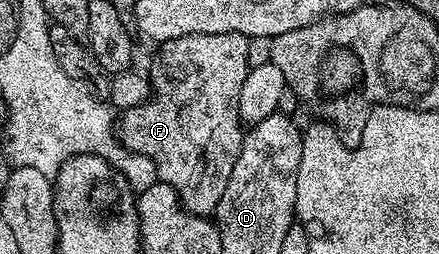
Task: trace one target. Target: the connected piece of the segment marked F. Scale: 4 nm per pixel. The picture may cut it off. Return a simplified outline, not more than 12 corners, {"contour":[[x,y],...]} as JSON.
{"contour":[[243,34],[157,47],[150,101],[116,137],[193,214],[240,156]]}

